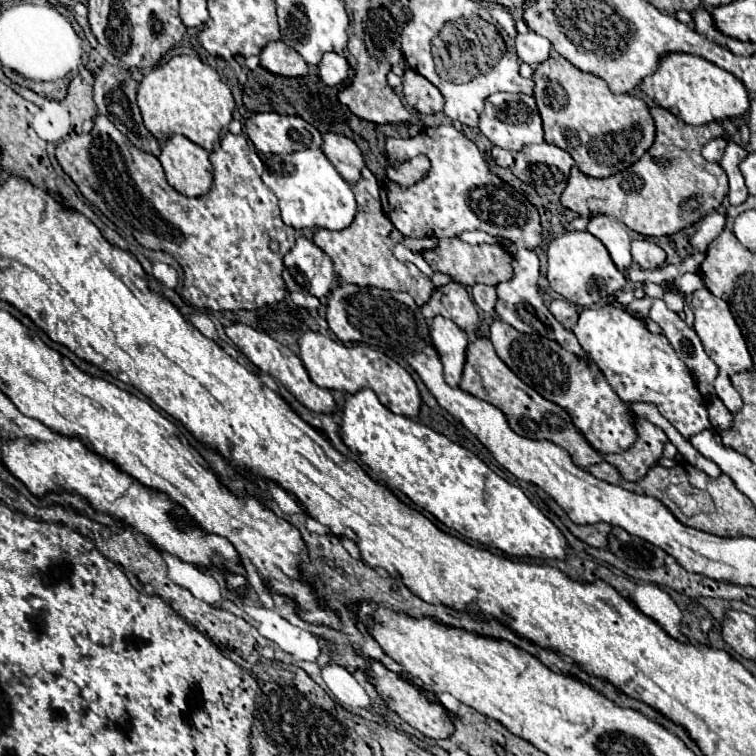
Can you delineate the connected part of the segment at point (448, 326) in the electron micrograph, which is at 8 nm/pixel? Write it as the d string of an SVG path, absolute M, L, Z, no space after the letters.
M434 317L432 321L432 343L444 365L444 379L450 387L458 387L462 379L462 369L466 363L466 349L470 343L470 333L458 329L450 319Z

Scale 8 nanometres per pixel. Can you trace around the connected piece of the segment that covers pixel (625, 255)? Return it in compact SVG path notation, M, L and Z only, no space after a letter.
M594 215L590 219L586 231L592 233L594 237L598 237L606 245L612 261L616 263L616 267L620 271L626 271L632 265L630 237L628 237L626 227L620 221L612 219L608 215Z

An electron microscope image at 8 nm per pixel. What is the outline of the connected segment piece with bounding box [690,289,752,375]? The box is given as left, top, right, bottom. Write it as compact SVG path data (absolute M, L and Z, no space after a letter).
M698 289L692 293L690 299L690 307L694 311L694 329L708 353L708 357L718 365L720 373L740 373L740 371L748 371L752 369L752 357L748 353L746 341L728 309L728 303L714 297L708 289Z

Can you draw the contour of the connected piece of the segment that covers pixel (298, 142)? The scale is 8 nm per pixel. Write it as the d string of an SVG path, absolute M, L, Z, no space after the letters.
M256 113L246 121L246 133L250 141L262 153L294 153L316 143L312 125L302 117L278 115L278 113Z

